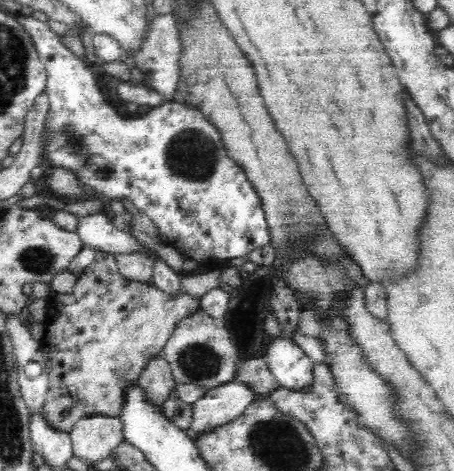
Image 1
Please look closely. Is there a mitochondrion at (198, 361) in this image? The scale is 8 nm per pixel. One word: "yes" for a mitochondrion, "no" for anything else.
yes

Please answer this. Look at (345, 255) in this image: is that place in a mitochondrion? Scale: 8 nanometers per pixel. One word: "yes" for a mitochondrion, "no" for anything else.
no

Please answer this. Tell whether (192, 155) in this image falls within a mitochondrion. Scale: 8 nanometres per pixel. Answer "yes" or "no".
yes

